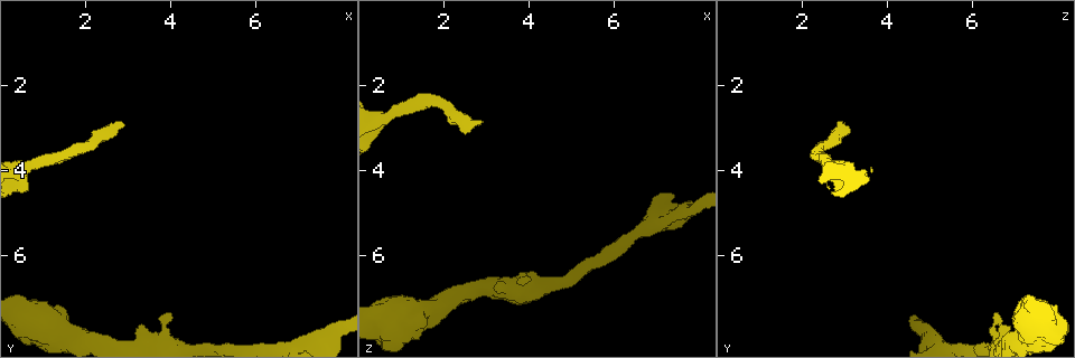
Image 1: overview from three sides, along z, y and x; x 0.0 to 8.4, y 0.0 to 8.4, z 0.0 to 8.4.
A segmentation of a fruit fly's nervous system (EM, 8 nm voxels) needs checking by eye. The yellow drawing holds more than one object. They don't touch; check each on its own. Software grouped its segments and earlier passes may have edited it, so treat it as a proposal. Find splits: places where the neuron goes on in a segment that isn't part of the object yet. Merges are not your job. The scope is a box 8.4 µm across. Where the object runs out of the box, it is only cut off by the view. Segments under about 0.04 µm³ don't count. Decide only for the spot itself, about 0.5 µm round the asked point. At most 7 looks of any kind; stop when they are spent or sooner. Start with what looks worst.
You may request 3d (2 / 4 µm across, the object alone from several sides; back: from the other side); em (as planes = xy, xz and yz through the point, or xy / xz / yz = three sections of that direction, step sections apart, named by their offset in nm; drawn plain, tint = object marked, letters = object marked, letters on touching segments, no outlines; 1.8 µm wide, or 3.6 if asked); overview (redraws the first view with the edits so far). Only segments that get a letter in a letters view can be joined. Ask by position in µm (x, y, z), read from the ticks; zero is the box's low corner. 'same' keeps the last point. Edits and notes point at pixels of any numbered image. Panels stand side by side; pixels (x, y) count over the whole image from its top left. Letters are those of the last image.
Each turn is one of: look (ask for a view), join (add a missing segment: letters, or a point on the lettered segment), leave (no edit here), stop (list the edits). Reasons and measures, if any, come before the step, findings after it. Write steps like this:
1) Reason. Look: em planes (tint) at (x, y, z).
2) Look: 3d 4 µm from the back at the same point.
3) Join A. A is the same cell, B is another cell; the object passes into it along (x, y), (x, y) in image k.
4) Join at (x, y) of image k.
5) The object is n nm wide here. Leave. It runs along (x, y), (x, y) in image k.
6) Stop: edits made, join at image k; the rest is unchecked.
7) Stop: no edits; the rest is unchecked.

Look: em planes (letters) at (2.90, 2.95, 2.85).

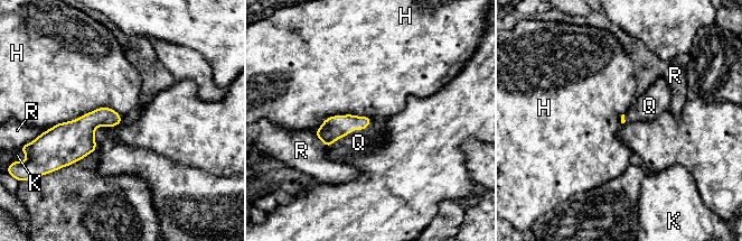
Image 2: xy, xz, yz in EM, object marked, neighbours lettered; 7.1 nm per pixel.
Join at (358, 142) of image 2. Q is the same cell, H, K and R are other cells; it goes on there.

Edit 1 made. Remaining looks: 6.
Thick end. Look: 3d 4 µm at (3.35, 7.65, 6.75).

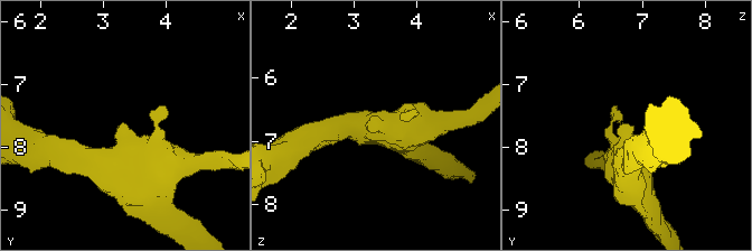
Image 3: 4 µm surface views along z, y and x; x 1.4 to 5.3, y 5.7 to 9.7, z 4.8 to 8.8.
Look: em 3.6 µm planes (letters) at (3.25, 7.65, 6.70).

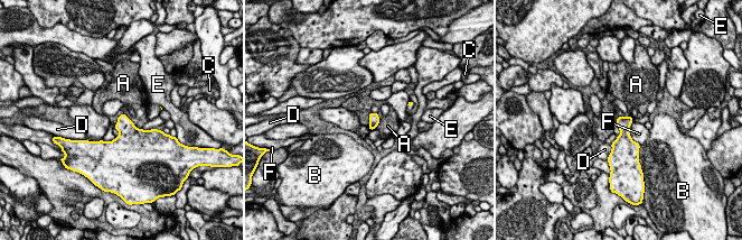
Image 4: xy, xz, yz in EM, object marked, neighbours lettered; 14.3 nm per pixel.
Leave. A, B, C, D, E and F are other cells; a border runs along (130, 120), (141, 129) in image 4; no lettered segment goes on from it.

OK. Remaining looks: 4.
Calibre changes. Look: em planes (tint) at (7.80, 8.00, 4.95).

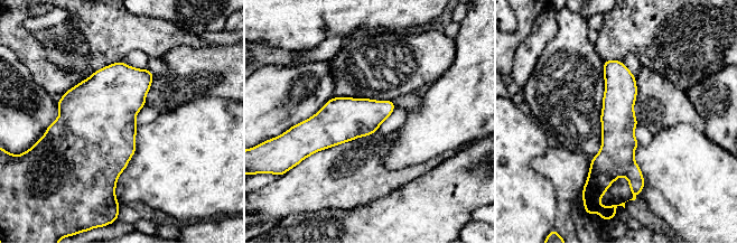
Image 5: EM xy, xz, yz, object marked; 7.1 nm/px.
See the neighbours. Look: em planes (letters) at the same point.

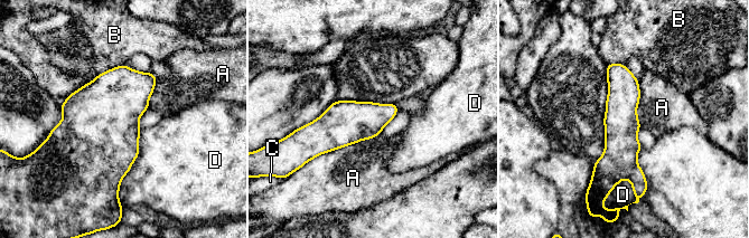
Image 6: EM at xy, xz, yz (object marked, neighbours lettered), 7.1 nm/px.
The longest contact is with A, 600 nm. Leave. A, B, C and D are other cells; it runs along (611, 66), (636, 188) in image 6; none of them fits.

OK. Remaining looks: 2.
Stop: edits made, join at image 2; the rest is unchecked.

